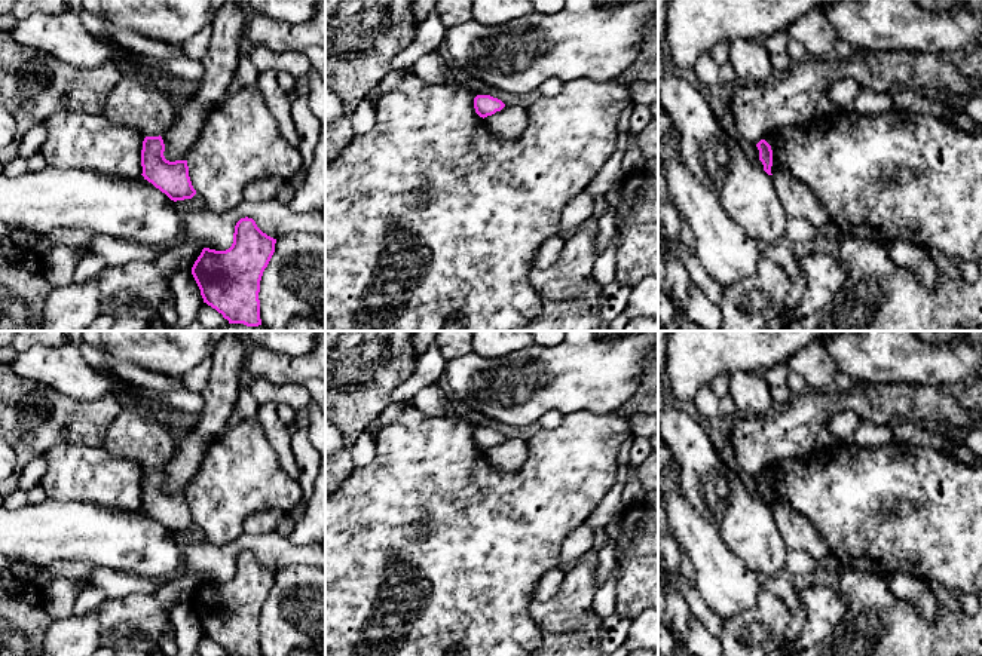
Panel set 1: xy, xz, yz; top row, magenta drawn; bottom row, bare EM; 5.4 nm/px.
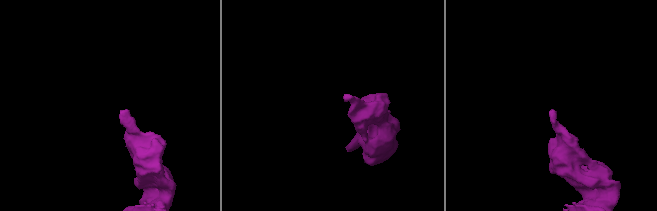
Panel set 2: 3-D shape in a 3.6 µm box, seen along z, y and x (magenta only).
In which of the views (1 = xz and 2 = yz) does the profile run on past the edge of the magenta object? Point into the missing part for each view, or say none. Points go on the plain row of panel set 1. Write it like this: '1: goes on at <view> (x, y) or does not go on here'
1: does not go on here
2: does not go on here

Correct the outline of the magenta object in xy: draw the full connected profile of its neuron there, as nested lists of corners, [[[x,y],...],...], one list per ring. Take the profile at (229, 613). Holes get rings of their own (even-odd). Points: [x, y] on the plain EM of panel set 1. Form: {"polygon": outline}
{"polygon": [[[245,549],[236,555],[229,582],[204,580],[192,600],[204,635],[229,656],[261,656],[260,613],[275,585],[275,576],[276,571]]]}

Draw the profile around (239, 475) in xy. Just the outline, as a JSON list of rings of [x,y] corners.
[[[256,417],[244,419],[211,444],[187,488],[189,509],[208,542],[224,546],[242,534],[242,522],[266,509],[293,511],[302,500],[297,479],[290,478]]]

